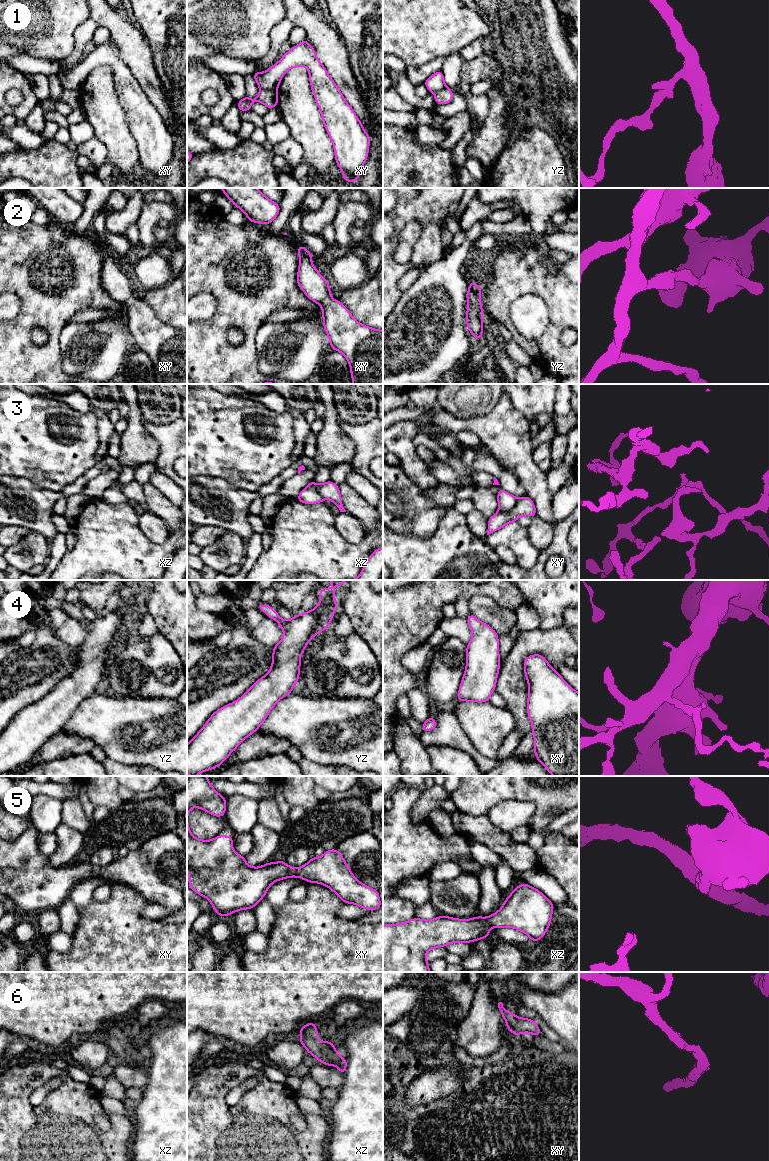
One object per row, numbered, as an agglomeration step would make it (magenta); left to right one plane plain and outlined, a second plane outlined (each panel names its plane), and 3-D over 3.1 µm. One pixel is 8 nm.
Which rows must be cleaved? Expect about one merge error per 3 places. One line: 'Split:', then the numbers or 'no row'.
Split: 1, 3

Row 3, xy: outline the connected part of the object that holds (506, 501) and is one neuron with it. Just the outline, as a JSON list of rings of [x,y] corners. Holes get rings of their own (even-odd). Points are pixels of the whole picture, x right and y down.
[[[501,487],[496,496],[498,500],[498,512],[509,512],[515,507],[518,500],[515,496],[506,492]]]

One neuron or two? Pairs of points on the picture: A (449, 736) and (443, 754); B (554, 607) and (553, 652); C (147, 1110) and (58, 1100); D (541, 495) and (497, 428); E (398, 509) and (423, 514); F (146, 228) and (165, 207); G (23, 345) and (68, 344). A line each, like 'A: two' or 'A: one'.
A: two
B: two
C: two
D: one
E: one
F: one
G: two

